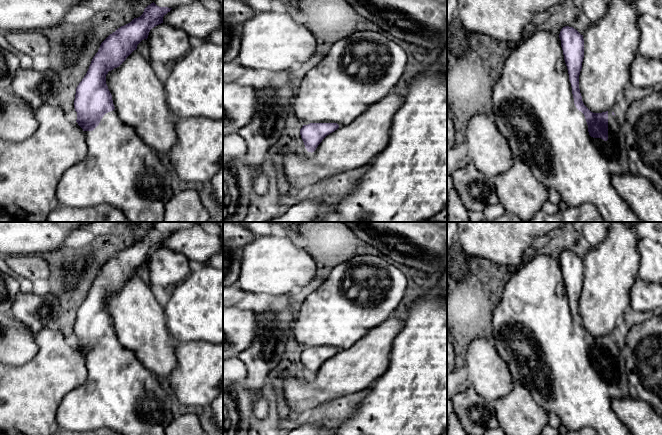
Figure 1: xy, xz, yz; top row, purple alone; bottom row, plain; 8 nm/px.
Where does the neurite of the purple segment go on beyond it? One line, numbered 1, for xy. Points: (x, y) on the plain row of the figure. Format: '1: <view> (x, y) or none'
1: xy (120, 393)

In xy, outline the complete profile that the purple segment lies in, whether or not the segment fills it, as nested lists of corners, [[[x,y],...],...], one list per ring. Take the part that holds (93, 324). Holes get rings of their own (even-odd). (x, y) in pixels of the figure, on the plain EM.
[[[154,226],[151,227],[144,233],[140,241],[134,242],[130,247],[121,250],[110,258],[101,267],[98,276],[93,281],[86,299],[76,312],[74,324],[74,332],[77,336],[75,348],[86,361],[88,375],[82,385],[66,394],[63,398],[56,415],[56,421],[60,429],[73,432],[88,432],[108,428],[117,431],[121,435],[165,435],[166,427],[174,419],[171,411],[171,390],[168,386],[161,384],[158,376],[148,370],[132,351],[120,344],[113,328],[112,319],[106,308],[106,299],[109,295],[119,291],[137,273],[137,269],[142,264],[147,264],[150,254],[163,247],[163,241],[171,233],[159,231]]]

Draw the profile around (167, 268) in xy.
[[[161,247],[149,256],[150,283],[171,290],[190,274],[190,260],[183,254]]]

